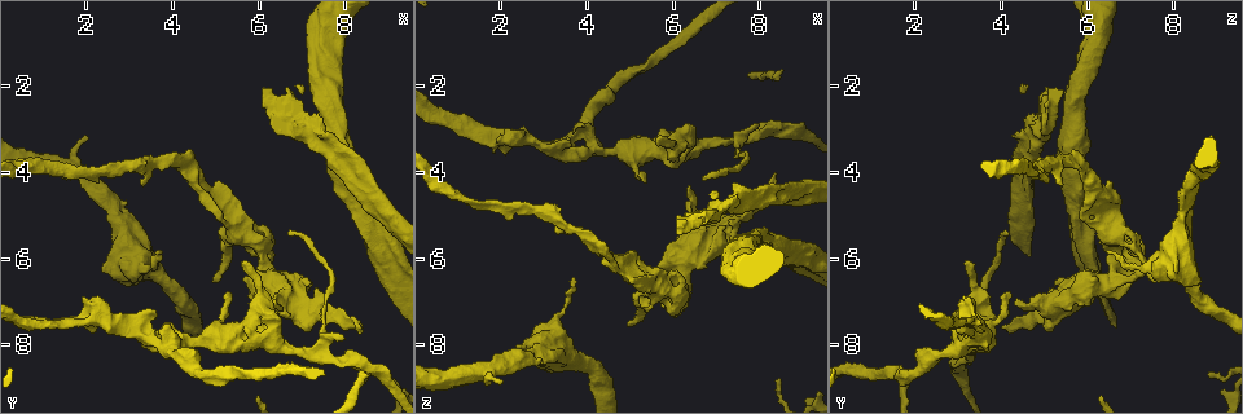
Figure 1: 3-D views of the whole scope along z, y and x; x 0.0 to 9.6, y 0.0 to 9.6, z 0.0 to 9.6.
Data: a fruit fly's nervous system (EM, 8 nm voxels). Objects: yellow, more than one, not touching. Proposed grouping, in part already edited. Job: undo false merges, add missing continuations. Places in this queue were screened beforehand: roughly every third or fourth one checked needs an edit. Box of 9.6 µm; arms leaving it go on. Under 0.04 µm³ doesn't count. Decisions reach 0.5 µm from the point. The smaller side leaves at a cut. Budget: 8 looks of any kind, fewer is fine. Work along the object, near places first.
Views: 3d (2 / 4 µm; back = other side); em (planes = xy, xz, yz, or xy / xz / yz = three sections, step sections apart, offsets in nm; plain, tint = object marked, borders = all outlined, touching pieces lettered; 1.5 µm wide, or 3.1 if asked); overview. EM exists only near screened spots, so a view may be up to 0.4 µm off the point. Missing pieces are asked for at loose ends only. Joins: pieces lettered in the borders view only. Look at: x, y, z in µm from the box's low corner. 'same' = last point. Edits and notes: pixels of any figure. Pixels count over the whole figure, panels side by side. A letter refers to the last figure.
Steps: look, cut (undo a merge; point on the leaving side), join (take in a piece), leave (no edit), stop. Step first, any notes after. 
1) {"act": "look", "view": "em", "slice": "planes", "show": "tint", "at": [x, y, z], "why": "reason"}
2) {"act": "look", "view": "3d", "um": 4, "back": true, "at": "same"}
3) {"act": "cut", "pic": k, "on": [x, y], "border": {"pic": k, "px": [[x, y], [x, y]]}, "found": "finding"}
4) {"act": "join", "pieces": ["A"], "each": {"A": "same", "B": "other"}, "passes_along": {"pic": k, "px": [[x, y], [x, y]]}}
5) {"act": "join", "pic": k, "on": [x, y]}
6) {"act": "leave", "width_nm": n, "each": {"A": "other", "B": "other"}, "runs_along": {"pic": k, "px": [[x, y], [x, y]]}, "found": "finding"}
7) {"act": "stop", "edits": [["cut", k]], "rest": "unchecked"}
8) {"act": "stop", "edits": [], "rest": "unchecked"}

{"act": "look", "view": "em", "slice": "planes", "show": "borders", "at": [5.25, 4.65, 6.45], "why": "sudden change in width"}

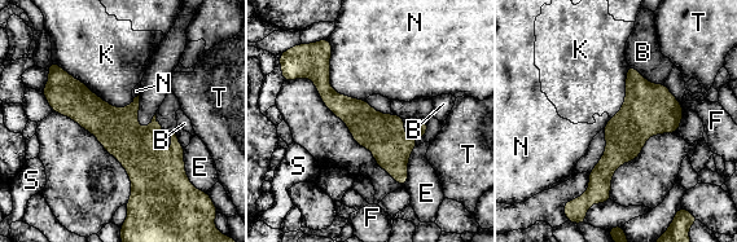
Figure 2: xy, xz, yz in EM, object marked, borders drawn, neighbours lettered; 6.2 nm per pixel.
{"act": "leave", "width_nm": 260, "each": {"B": "other", "E": "other", "F": "other", "K": "other", "N": "other", "S": "other", "T": "other"}, "border": {"pic": 2, "px": [[55, 62], [117, 108], [134, 101]]}, "found": "continuous, no second neuron"}

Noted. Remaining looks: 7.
{"act": "look", "view": "em", "slice": "planes", "show": "borders", "at": [3.30, 4.35, 5.45], "why": "branch stops here"}

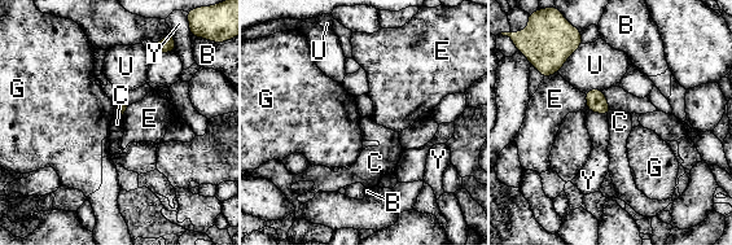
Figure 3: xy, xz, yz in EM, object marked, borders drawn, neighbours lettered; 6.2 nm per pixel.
{"act": "leave", "each": {"B": "other", "C": "other", "E": "other", "G": "other", "U": "other", "Y": "other"}, "border": {"pic": 3, "px": [[612, 110], [608, 116]]}, "found": "none of them fits"}

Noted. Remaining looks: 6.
{"act": "look", "view": "3d", "um": 4, "at": [1.95, 6.85, 3.20], "why": "branch stops here"}

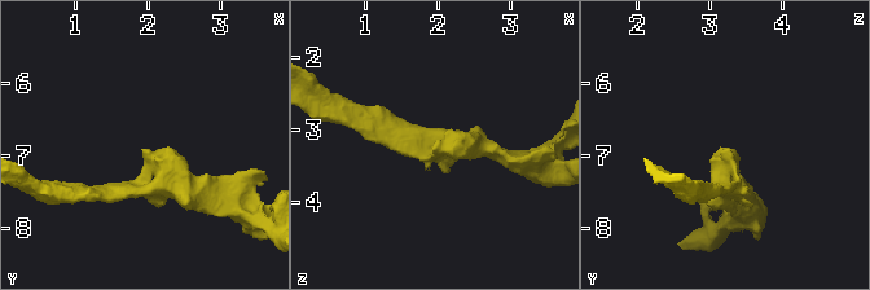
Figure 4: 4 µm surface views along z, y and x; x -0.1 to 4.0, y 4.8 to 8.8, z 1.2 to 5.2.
{"act": "look", "view": "em", "slice": "planes", "show": "plain", "at": [1.95, 6.85, 3.25]}

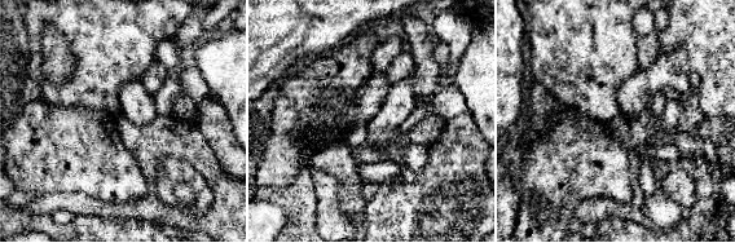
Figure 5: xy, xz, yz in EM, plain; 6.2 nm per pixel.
{"act": "look", "view": "em", "slice": "planes", "show": "borders", "at": "same", "why": "see the neighbours"}

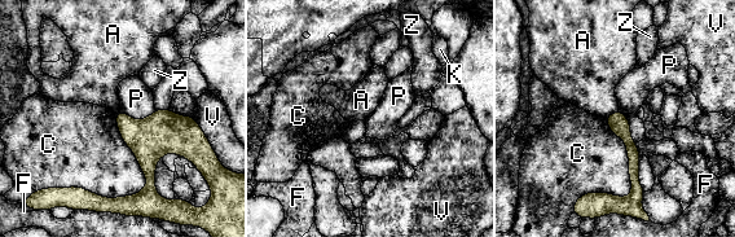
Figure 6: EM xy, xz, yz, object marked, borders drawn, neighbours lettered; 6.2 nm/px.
{"act": "leave", "longest_contact_nm": ["C", 500], "each": {"A": "other", "C": "other", "F": "other", "K": "other", "P": "other", "V": "other", "Z": "other"}, "border": {"pic": 6, "px": [[119, 110], [136, 119], [155, 110]]}, "found": "none of them fits"}

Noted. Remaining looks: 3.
{"act": "stop", "edits": [], "rest": "unchecked"}

